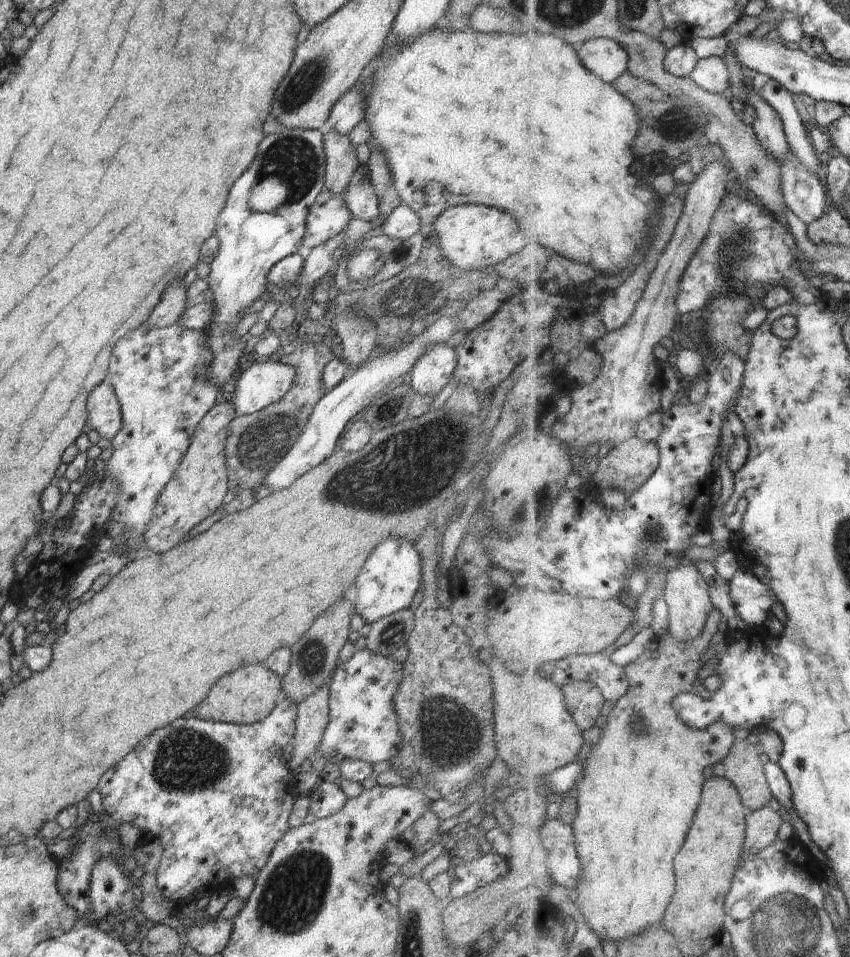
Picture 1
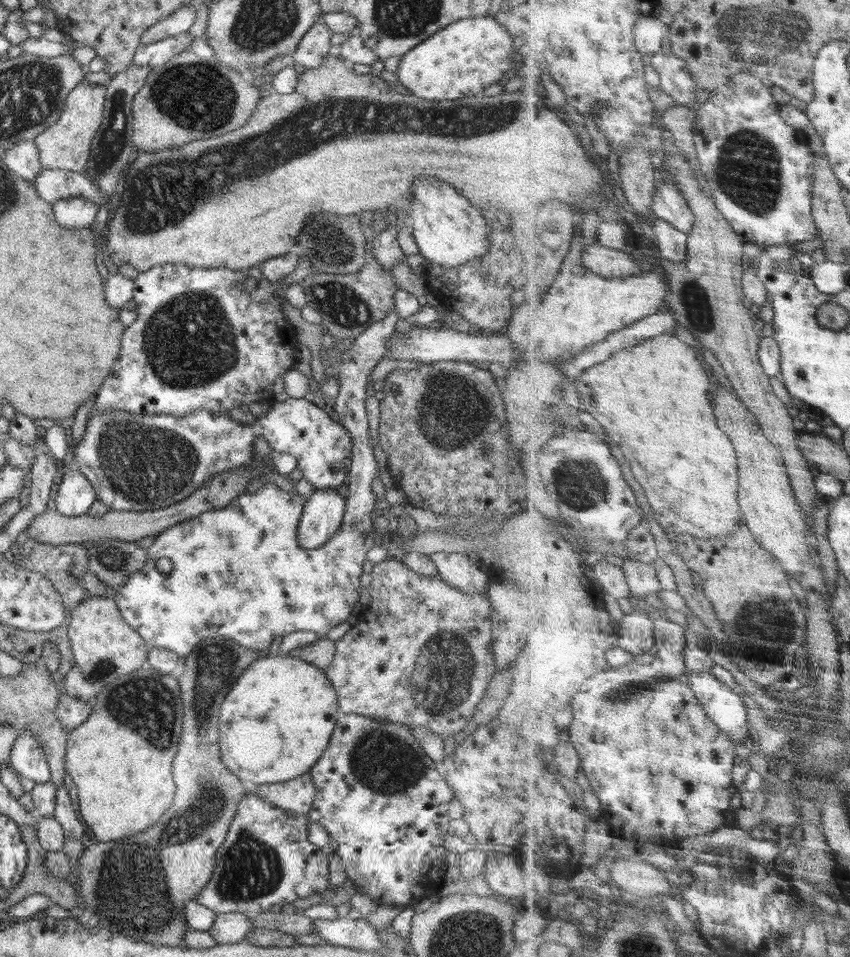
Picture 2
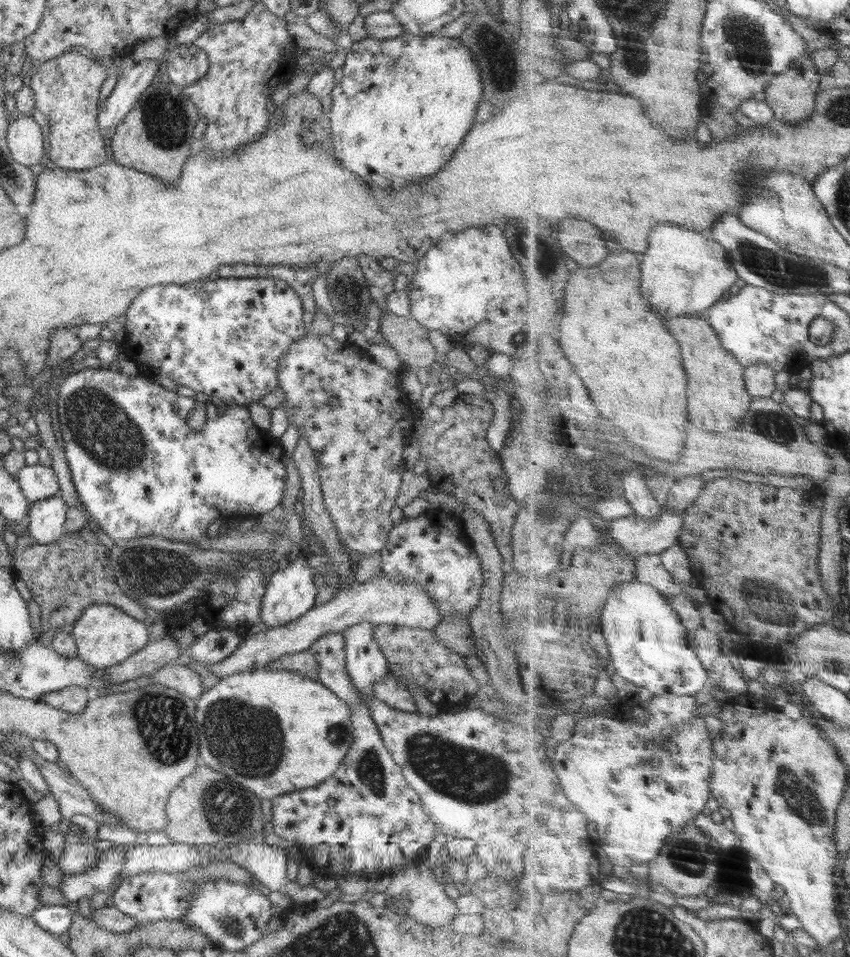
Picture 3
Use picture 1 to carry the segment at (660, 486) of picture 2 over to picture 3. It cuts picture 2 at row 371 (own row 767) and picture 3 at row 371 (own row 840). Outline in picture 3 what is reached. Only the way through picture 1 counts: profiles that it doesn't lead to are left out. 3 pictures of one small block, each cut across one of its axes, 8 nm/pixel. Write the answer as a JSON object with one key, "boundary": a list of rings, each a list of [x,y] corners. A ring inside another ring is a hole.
{"boundary":[[[632,251],[612,253],[603,263],[594,266],[574,266],[555,330],[567,357],[573,362],[578,374],[592,390],[594,402],[602,415],[612,422],[636,449],[648,452],[646,456],[680,464],[688,438],[688,374],[684,368],[680,342],[662,324],[662,320],[650,312],[647,298],[643,295],[642,256]],[[628,406],[664,406],[664,408],[628,408]]]}

